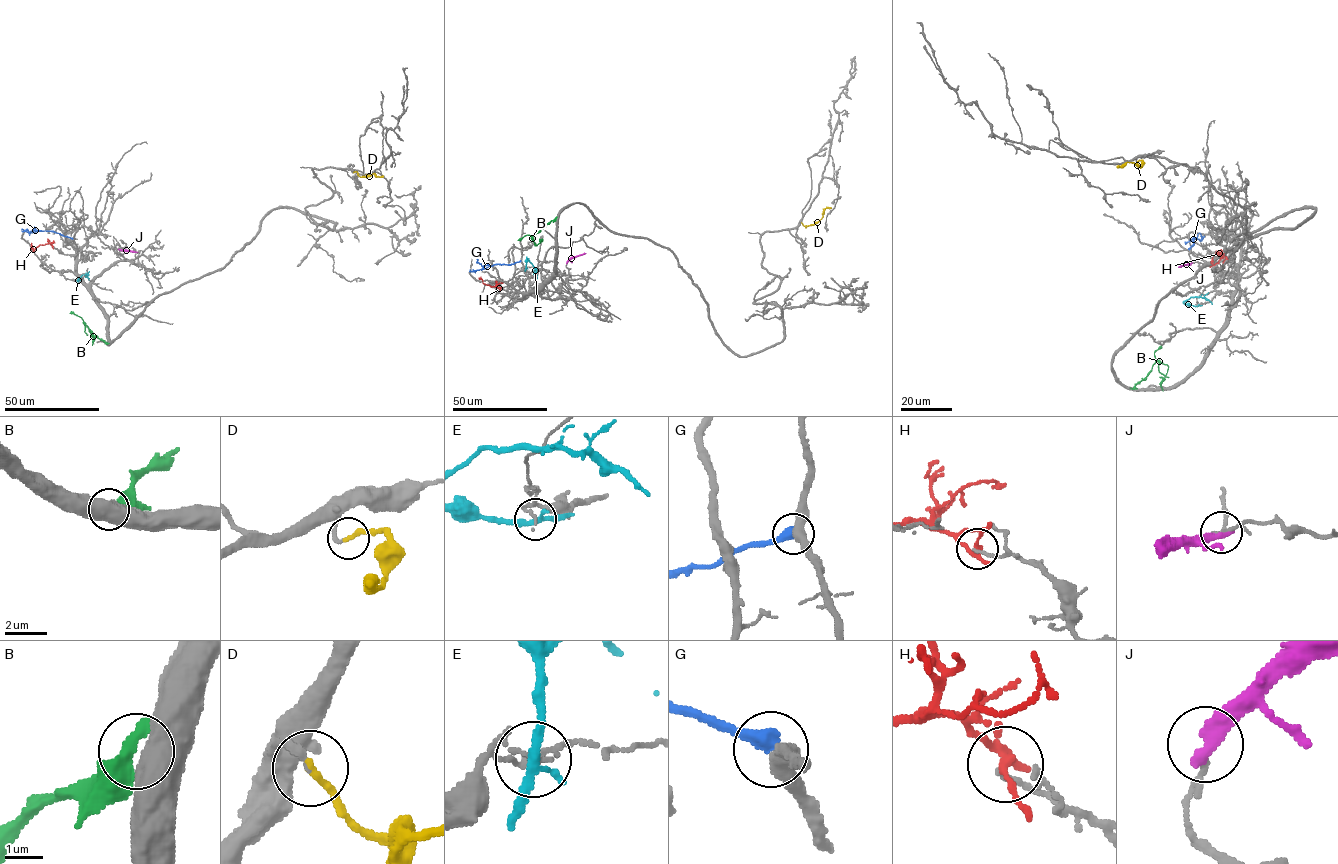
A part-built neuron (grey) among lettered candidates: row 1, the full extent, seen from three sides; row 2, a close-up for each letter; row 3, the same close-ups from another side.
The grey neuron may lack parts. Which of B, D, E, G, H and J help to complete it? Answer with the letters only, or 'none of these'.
D

